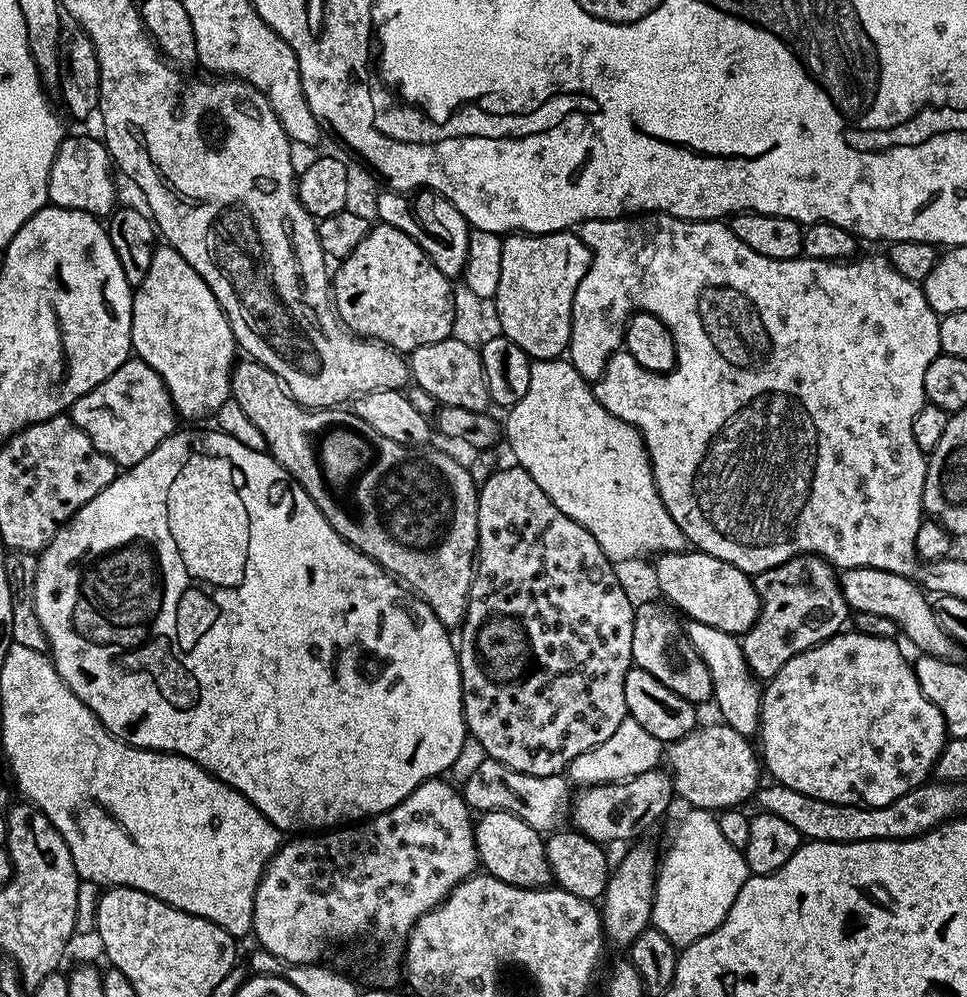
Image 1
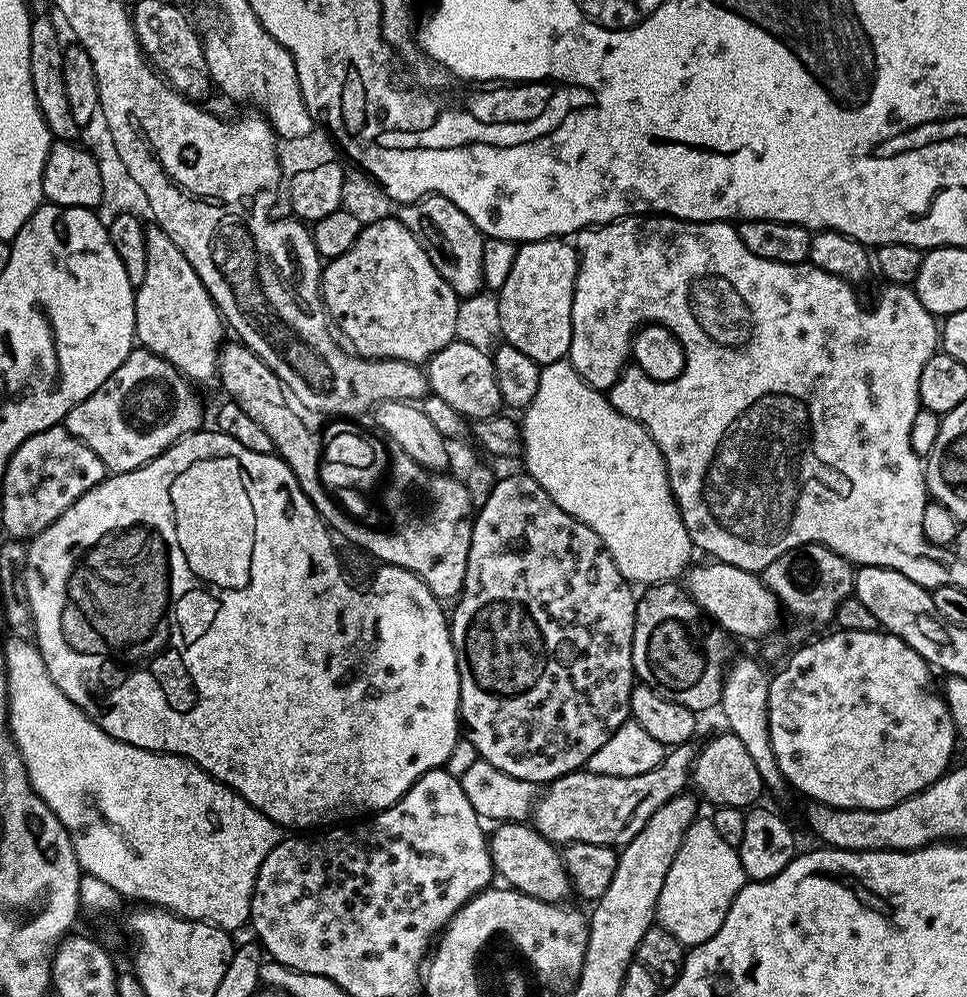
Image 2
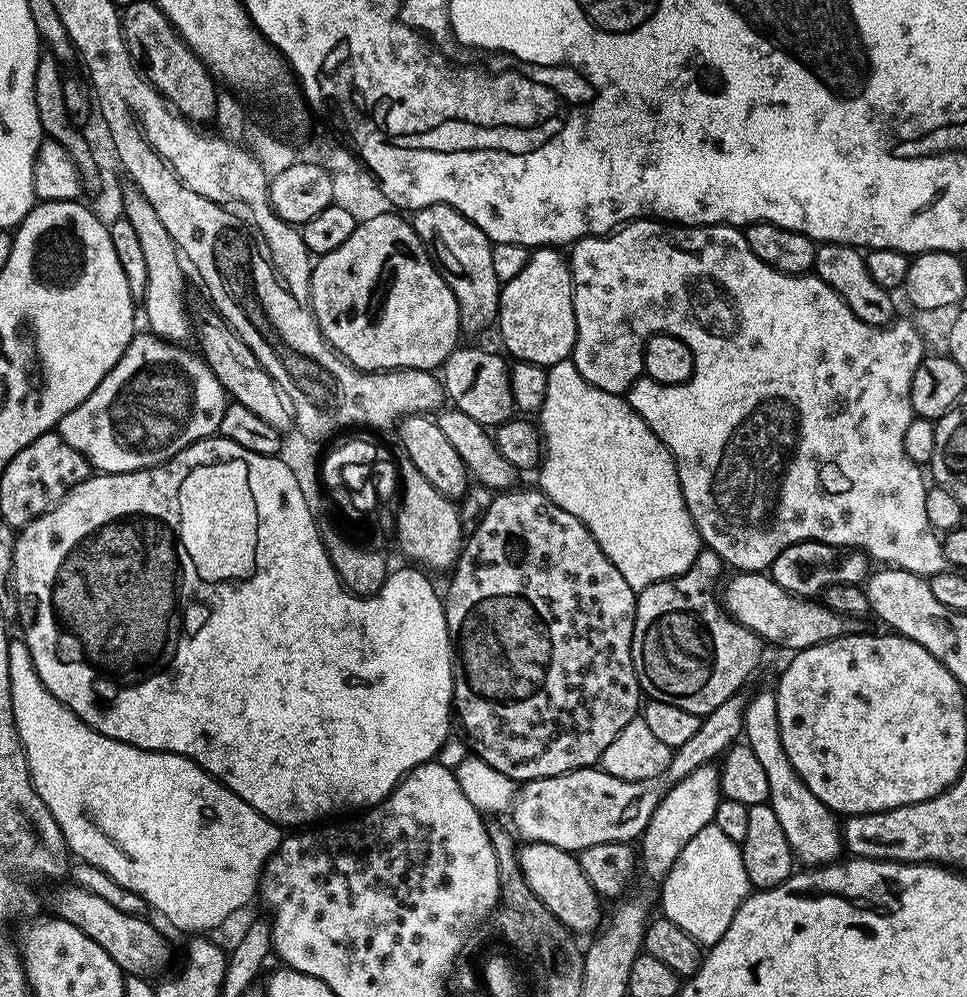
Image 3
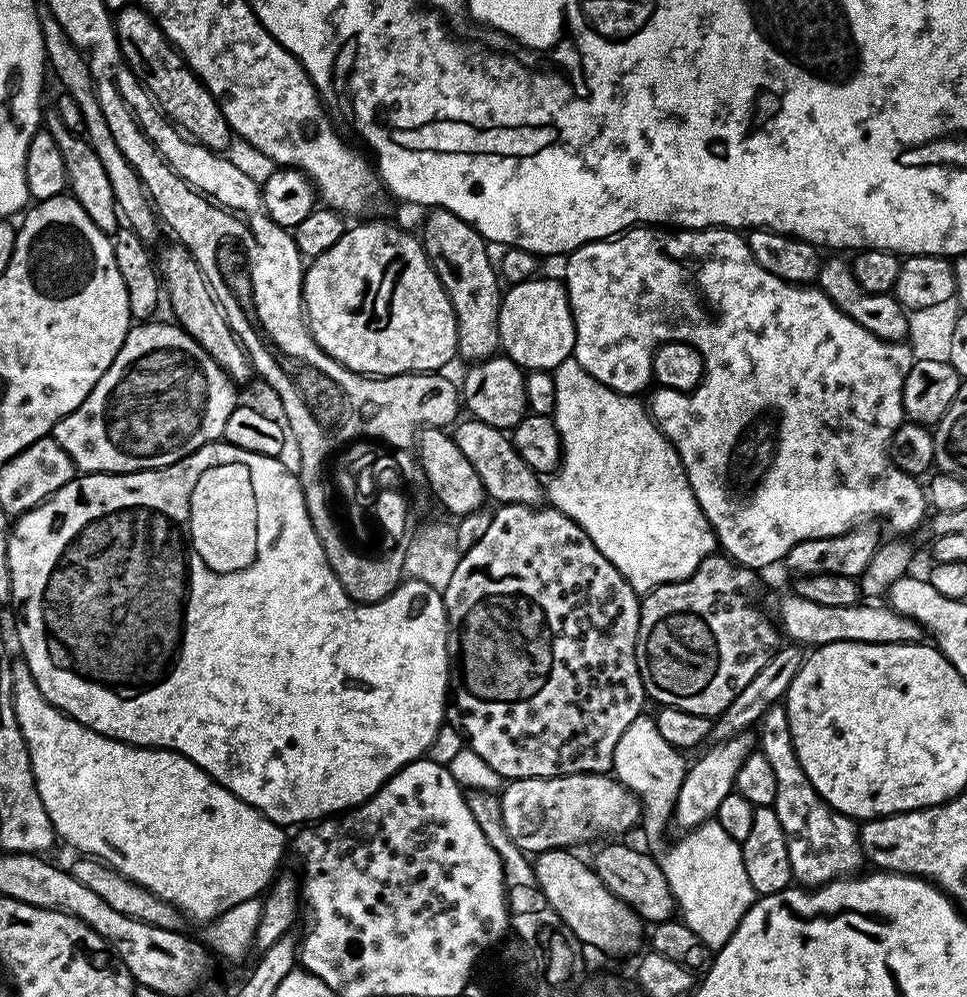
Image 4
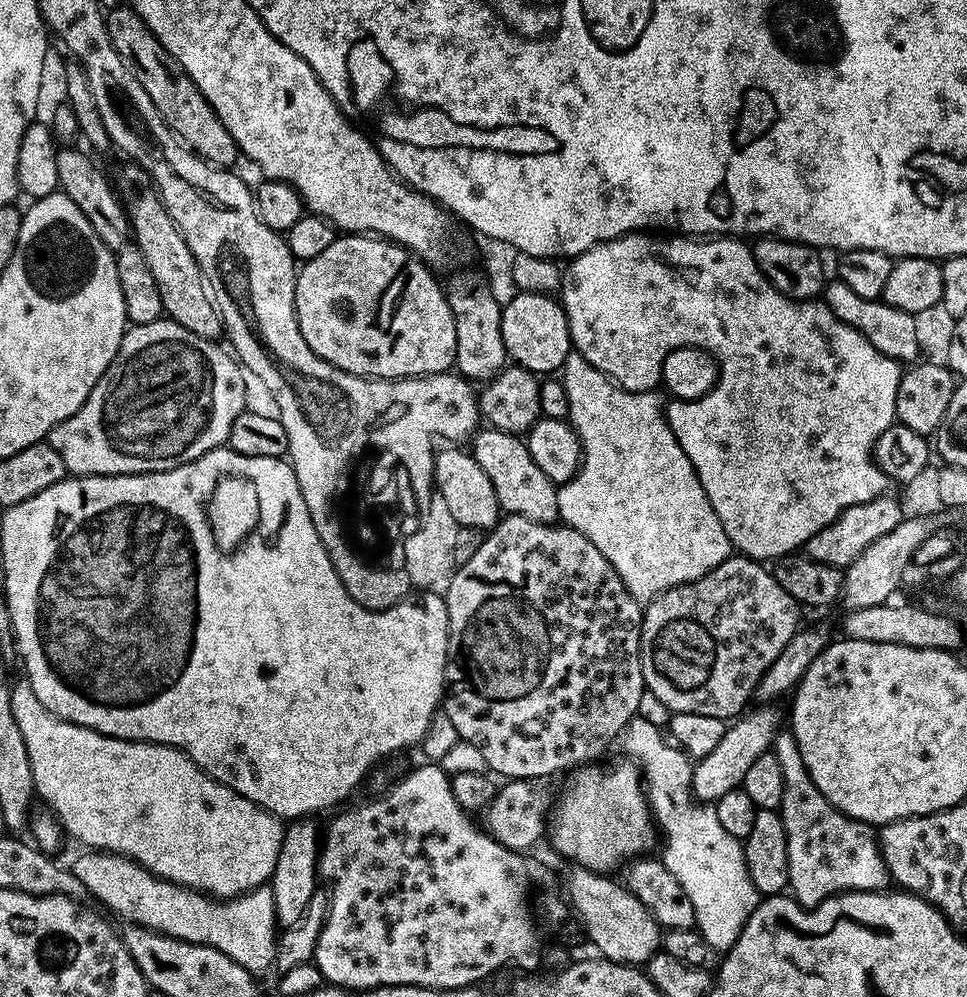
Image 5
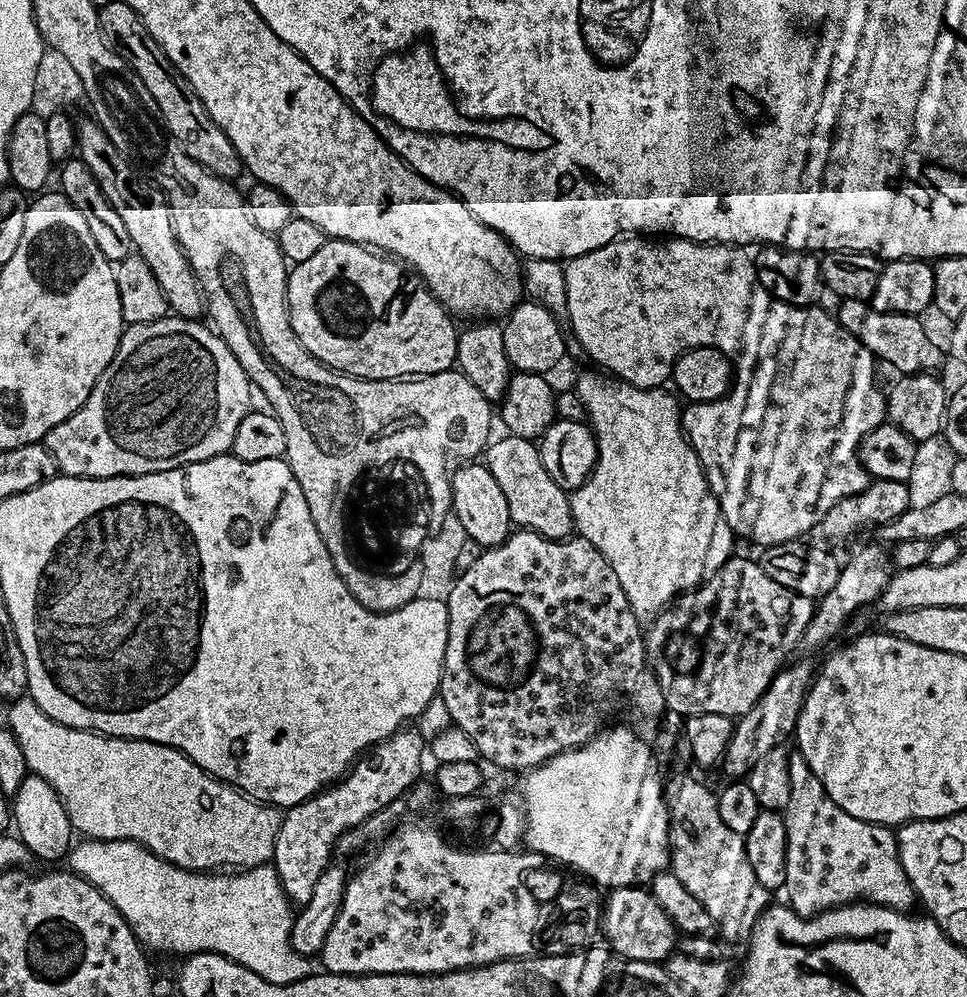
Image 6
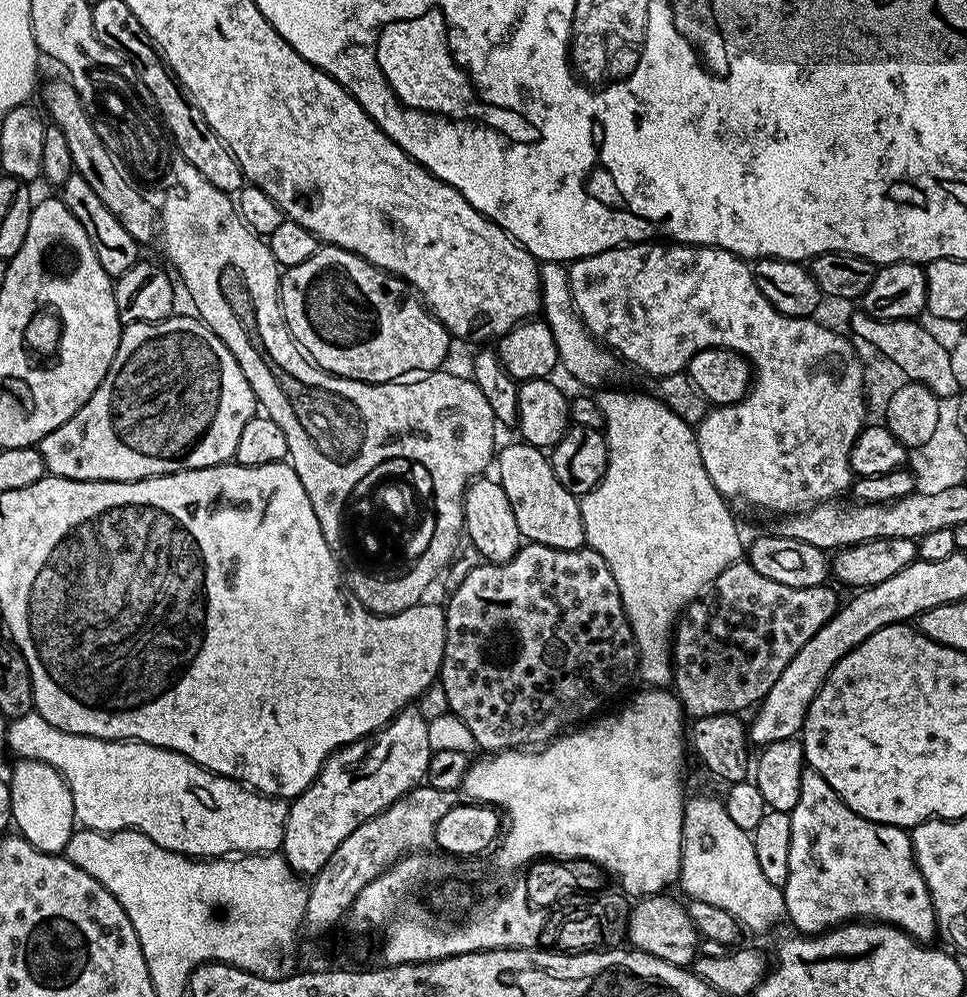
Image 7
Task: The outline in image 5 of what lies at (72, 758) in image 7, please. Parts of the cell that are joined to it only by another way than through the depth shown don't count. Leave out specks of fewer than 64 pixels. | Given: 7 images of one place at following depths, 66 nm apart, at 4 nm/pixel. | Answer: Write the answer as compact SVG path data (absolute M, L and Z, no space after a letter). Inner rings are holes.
M24 682L13 683L12 709L14 710L14 718L22 730L22 742L28 744L30 766L34 769L36 777L35 791L37 793L44 792L44 800L49 804L45 805L50 809L52 815L60 821L61 829L68 831L69 828L73 832L74 839L84 840L83 847L85 849L105 850L116 852L119 856L129 856L131 860L137 860L147 872L153 872L161 880L169 880L175 884L180 883L183 888L192 888L195 892L205 893L210 890L211 895L216 898L243 896L245 892L252 892L254 888L267 885L271 881L272 871L278 862L278 850L282 850L285 821L281 820L279 816L273 816L271 812L267 812L259 804L250 802L242 794L235 792L233 788L218 783L213 776L202 771L185 752L179 752L177 748L172 748L168 744L148 744L144 740L119 740L113 736L83 728L69 720L58 718L50 710L46 710L46 706L42 706L42 702L38 702L34 690Z

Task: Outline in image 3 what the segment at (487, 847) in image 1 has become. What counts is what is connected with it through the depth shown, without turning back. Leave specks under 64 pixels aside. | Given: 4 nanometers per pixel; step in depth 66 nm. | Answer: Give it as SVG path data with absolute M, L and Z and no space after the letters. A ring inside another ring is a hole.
M524 842L519 845L518 859L526 886L534 890L538 902L554 914L558 924L563 924L573 934L592 934L599 929L602 923L601 897L597 896L590 882L586 882L579 859L573 853L558 850L558 846L550 846L546 842Z

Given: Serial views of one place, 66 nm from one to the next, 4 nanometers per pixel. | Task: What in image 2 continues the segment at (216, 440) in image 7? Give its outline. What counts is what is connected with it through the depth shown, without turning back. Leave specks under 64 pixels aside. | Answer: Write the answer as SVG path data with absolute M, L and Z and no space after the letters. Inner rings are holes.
M136 346L126 362L90 398L68 412L62 424L78 442L86 442L102 458L109 473L129 472L158 458L183 436L201 431L204 408L195 390L188 377L173 364L143 346Z

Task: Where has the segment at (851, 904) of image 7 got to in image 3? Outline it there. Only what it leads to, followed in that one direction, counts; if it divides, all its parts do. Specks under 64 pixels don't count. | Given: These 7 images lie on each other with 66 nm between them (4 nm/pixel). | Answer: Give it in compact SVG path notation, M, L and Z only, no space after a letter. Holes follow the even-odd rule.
M775 691L760 692L753 700L747 701L744 710L743 739L750 746L750 750L754 750L754 755L758 758L762 770L766 770L766 782L770 782L768 803L771 804L774 814L778 814L778 822L786 834L786 842L790 842L793 857L799 863L801 860L804 863L801 865L804 866L827 866L837 863L842 856L841 821L838 819L837 813L833 812L831 808L827 808L818 798L818 794L814 794L814 790L810 790L810 786L806 786L806 782L802 782L802 778L796 773L794 766L790 766L790 758L786 758L786 750L782 750L782 734L778 730L778 706L776 705Z

